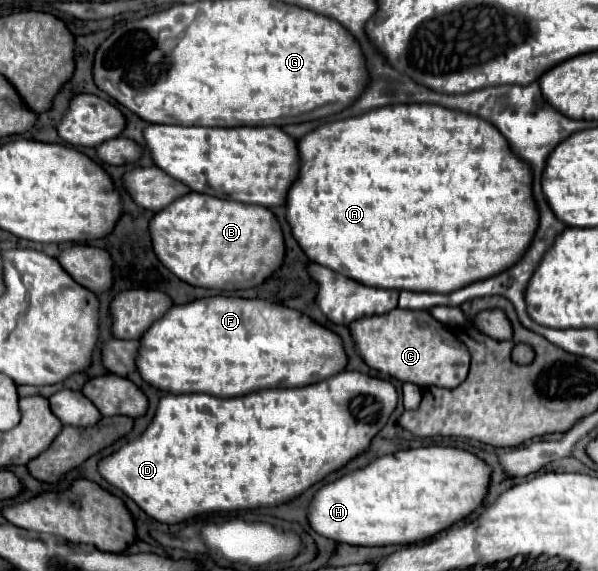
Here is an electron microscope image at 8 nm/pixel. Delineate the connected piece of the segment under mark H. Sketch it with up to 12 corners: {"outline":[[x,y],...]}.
{"outline":[[453,447],[383,455],[325,483],[307,521],[411,545],[467,517],[491,469]]}

